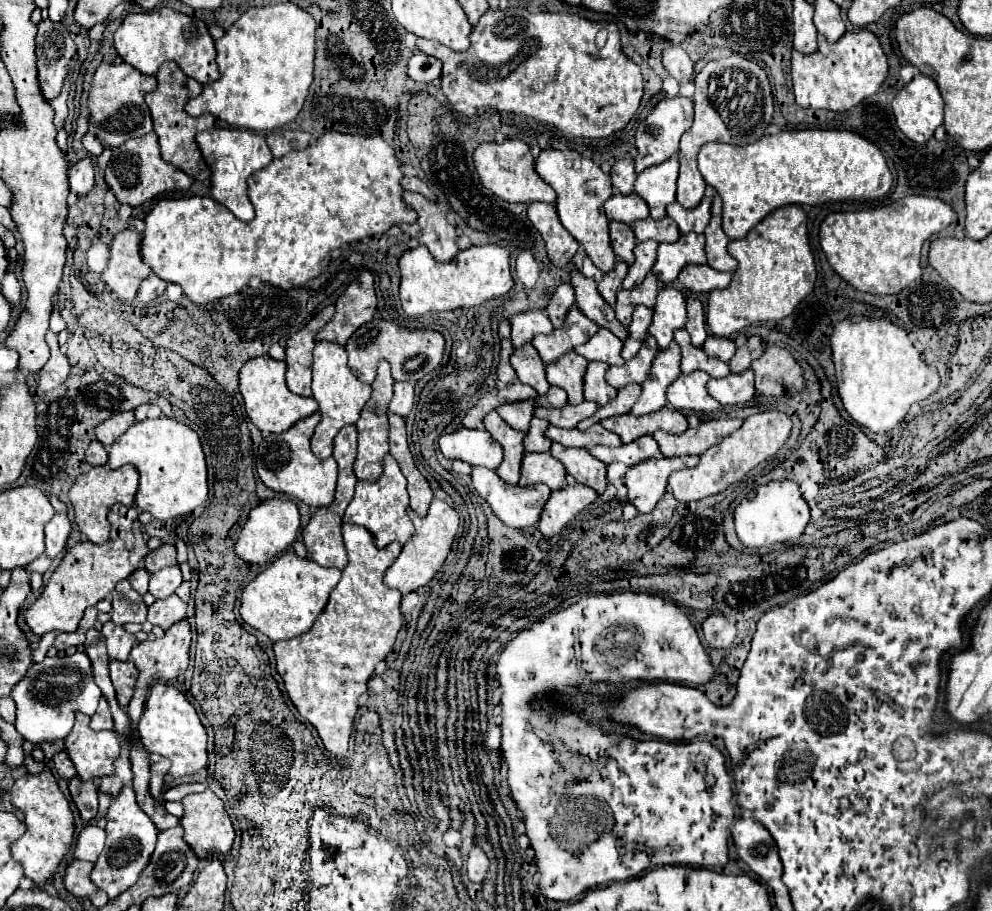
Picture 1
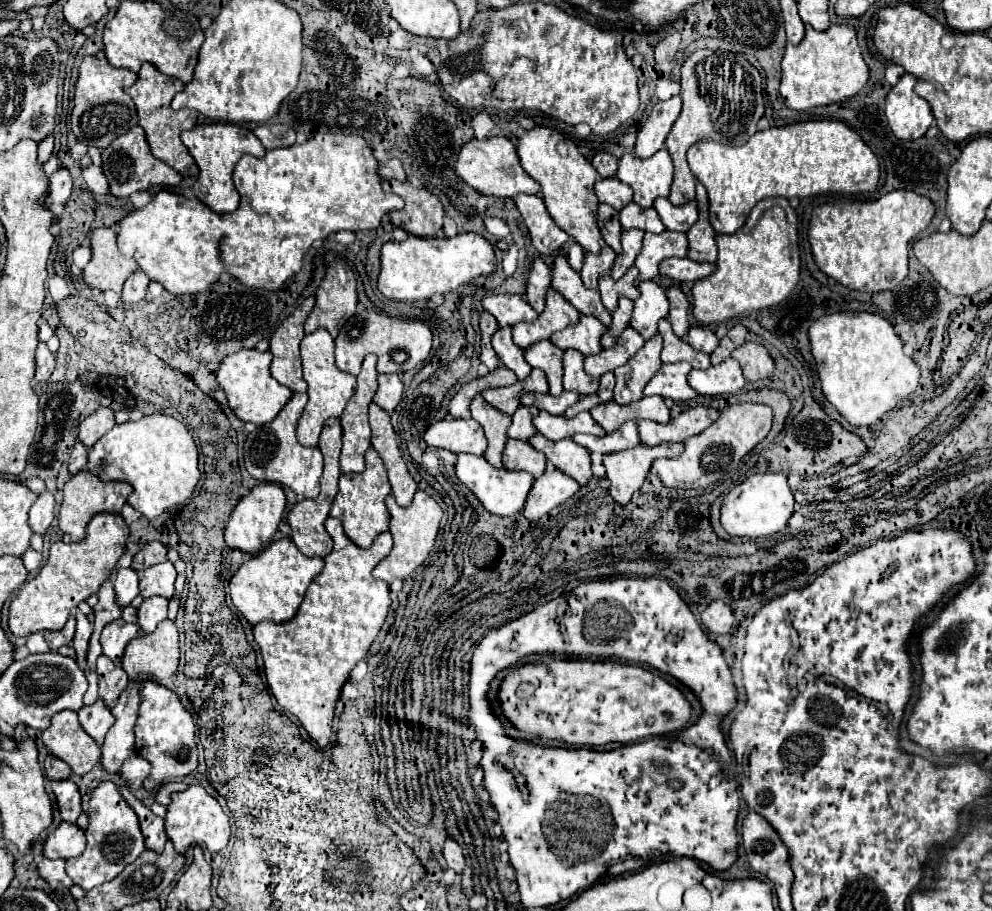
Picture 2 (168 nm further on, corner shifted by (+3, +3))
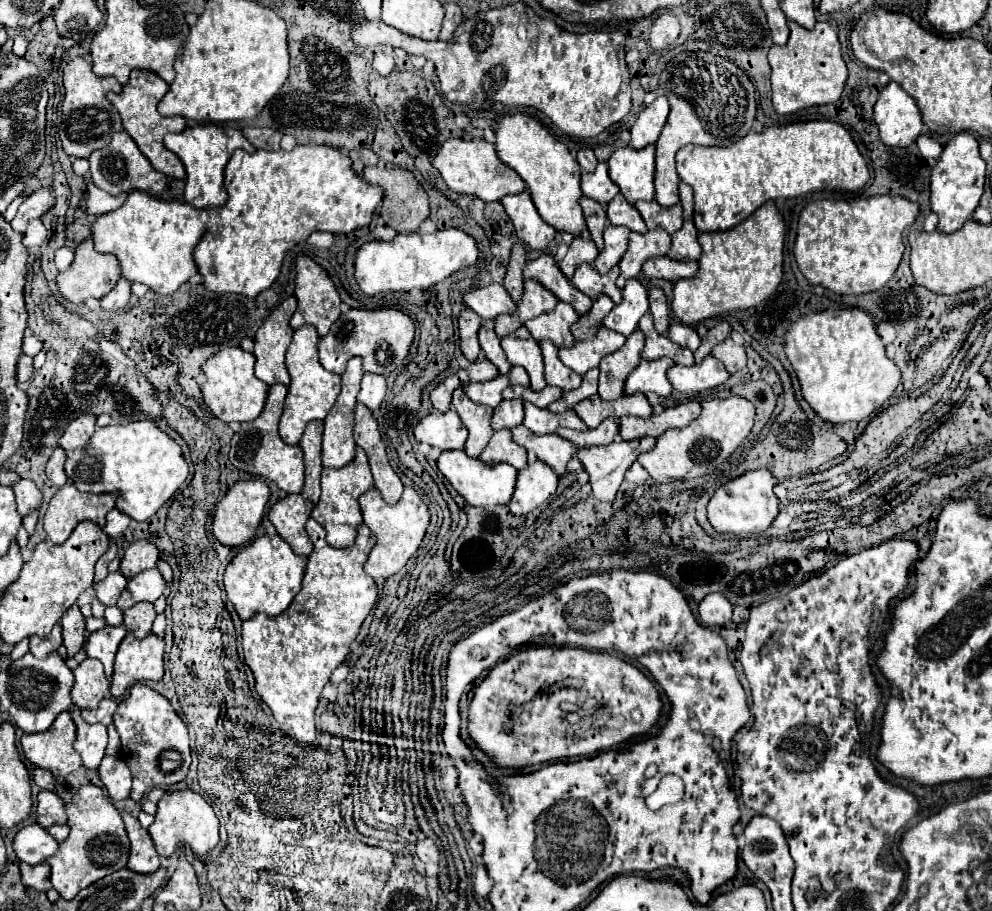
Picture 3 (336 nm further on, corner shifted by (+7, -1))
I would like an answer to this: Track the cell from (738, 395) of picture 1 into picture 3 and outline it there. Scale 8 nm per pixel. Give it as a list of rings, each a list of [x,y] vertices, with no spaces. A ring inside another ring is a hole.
[[[706,356],[702,364],[692,364],[692,366],[674,364],[666,372],[666,376],[674,386],[674,390],[684,394],[700,394],[704,390],[724,384],[730,378],[724,364],[720,364],[720,360],[716,360],[714,356]]]

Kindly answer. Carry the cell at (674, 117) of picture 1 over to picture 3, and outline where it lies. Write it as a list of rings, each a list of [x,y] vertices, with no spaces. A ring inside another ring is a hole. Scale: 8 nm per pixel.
[[[658,96],[650,106],[646,106],[638,114],[634,126],[630,128],[630,134],[632,134],[630,146],[644,148],[648,144],[654,144],[666,124],[668,112],[670,112],[670,106],[668,106],[668,100],[664,100],[664,96]]]

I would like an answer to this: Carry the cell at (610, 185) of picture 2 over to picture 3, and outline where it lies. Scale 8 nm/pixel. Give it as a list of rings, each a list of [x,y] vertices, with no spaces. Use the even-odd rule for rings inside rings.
[[[598,162],[594,172],[588,172],[588,174],[582,172],[580,186],[582,186],[584,196],[590,196],[590,198],[598,200],[600,204],[608,204],[620,192],[620,188],[616,188],[616,184],[612,184],[612,180],[608,176],[606,162]]]

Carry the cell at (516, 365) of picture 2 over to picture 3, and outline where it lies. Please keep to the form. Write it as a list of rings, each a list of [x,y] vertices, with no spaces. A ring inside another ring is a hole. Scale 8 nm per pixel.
[[[482,320],[478,340],[480,340],[480,348],[484,350],[486,358],[498,368],[500,374],[506,374],[510,370],[510,364],[508,364],[504,350],[500,346],[500,338],[494,332],[494,320]]]

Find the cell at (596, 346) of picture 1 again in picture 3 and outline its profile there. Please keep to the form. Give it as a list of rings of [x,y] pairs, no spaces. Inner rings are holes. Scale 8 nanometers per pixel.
[[[558,302],[552,312],[544,312],[532,320],[526,320],[526,328],[536,340],[550,340],[556,346],[572,346],[574,336],[570,326],[578,320],[578,314],[570,304]]]

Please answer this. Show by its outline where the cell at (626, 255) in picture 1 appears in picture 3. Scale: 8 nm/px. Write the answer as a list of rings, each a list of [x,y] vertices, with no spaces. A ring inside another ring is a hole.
[[[586,196],[580,198],[580,206],[582,206],[582,210],[584,210],[584,218],[586,218],[586,226],[588,226],[588,230],[590,230],[590,236],[592,236],[592,240],[594,240],[596,248],[602,250],[602,248],[604,248],[602,232],[604,232],[604,226],[606,226],[606,222],[608,222],[606,212],[604,212],[604,206],[602,206],[600,202],[592,200],[592,198],[586,198]]]

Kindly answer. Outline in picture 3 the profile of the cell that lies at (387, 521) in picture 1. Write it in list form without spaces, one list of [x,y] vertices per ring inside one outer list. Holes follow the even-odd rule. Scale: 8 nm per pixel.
[[[356,448],[356,456],[350,464],[346,464],[344,468],[322,468],[322,494],[318,504],[312,510],[312,518],[324,526],[326,530],[326,542],[334,548],[346,548],[348,544],[352,544],[352,540],[356,538],[356,526],[362,524],[362,514],[360,514],[360,506],[358,506],[358,496],[366,490],[372,490],[374,482],[372,482],[372,472],[368,466],[368,458],[366,452]]]

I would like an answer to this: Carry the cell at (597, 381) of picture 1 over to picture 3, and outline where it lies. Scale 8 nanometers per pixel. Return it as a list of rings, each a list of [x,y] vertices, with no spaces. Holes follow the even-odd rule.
[[[538,340],[538,344],[540,344],[542,356],[544,356],[544,380],[546,380],[546,384],[558,386],[562,390],[578,388],[582,378],[560,362],[558,348],[548,340]]]

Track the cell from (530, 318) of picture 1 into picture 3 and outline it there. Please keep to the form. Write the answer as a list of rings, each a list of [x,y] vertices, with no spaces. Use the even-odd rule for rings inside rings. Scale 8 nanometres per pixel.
[[[490,284],[466,292],[464,304],[472,308],[480,318],[490,318],[490,320],[496,318],[498,314],[512,314],[516,310],[516,302],[508,296],[502,284]]]

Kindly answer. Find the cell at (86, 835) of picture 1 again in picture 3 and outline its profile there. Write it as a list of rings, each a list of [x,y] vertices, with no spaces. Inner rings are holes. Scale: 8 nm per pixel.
[[[28,824],[14,834],[12,848],[18,860],[26,864],[38,864],[56,852],[58,842],[42,826]]]

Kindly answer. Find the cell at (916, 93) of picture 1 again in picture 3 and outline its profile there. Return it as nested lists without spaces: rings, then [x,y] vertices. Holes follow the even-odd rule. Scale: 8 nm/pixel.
[[[894,82],[880,92],[874,104],[874,122],[880,130],[880,140],[892,148],[910,146],[924,128],[916,102]]]

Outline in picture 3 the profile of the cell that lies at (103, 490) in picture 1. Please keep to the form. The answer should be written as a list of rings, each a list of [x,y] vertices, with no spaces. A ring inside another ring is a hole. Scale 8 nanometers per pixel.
[[[72,482],[64,484],[50,500],[44,514],[44,532],[52,544],[68,540],[78,522],[90,520],[100,528],[106,524],[106,514],[114,508],[116,494],[84,494]]]

